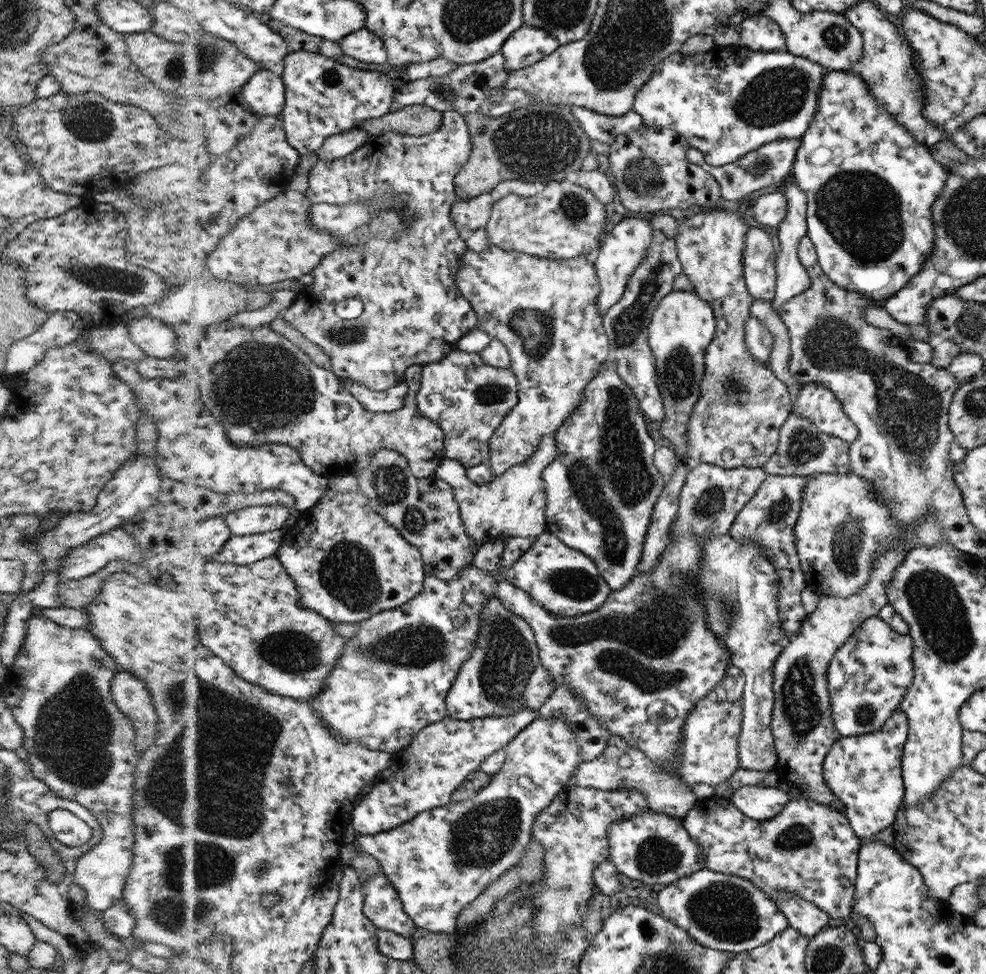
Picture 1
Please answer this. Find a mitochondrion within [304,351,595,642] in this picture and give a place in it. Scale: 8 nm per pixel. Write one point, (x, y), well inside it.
(348, 573)

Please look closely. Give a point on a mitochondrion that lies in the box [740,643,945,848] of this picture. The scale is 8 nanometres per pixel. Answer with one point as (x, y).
(800, 704)

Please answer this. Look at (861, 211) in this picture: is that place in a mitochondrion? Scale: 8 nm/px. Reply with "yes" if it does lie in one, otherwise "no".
yes

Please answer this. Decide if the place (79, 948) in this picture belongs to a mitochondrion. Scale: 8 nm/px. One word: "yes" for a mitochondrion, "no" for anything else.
no

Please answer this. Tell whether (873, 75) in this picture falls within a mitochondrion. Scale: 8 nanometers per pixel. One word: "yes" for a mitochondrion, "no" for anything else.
no

